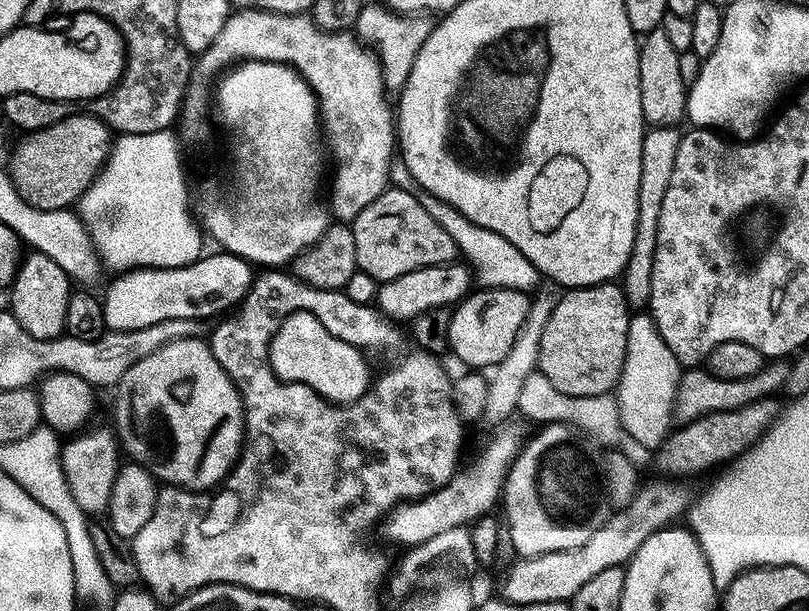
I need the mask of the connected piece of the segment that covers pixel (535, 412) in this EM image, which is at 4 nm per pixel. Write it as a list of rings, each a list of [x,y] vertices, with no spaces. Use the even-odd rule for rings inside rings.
[[[535,371],[526,378],[526,386],[522,390],[519,411],[525,412],[536,426],[546,424],[568,424],[577,428],[585,436],[591,436],[601,446],[616,446],[621,439],[625,439],[626,433],[622,426],[620,407],[615,395],[598,394],[597,396],[575,396],[574,394],[562,394],[558,386],[553,386],[546,374]]]

